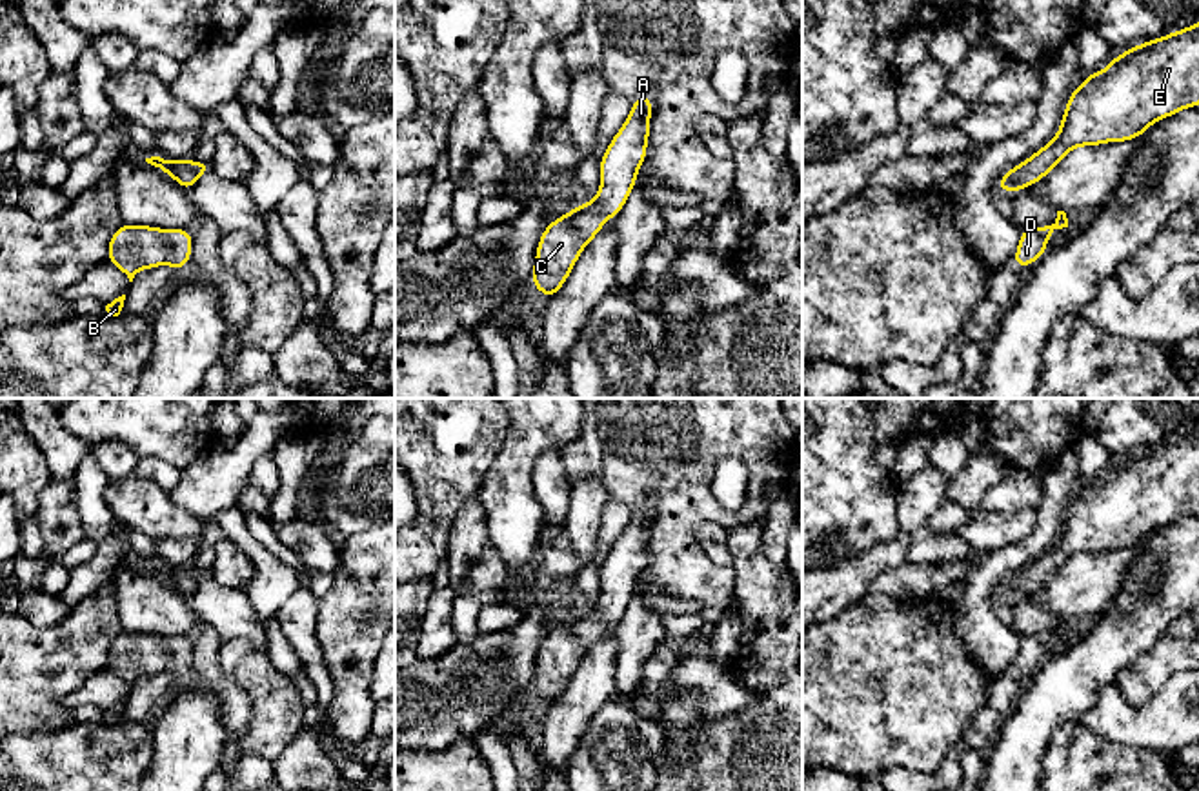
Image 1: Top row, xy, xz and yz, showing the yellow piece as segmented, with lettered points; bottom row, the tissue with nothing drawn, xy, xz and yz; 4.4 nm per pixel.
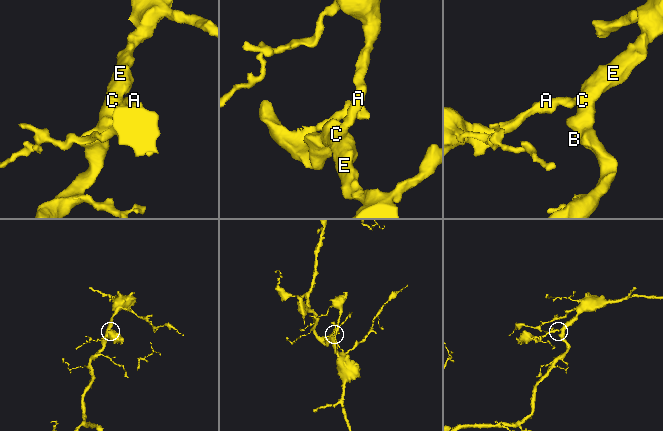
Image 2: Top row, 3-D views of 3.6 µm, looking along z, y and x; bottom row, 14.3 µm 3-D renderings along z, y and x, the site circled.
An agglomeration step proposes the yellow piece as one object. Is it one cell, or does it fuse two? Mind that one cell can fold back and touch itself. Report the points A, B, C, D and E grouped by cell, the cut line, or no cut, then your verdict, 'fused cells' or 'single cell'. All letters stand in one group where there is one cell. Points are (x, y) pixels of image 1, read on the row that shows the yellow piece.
A B C D E | no cut | single cell

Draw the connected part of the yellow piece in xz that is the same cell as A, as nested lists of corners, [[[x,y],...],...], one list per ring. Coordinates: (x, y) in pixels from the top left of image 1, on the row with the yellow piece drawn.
[[[651,96],[631,102],[631,113],[611,138],[599,162],[599,195],[584,205],[555,218],[540,235],[531,284],[551,298],[566,284],[582,249],[615,218],[637,184],[650,138]]]

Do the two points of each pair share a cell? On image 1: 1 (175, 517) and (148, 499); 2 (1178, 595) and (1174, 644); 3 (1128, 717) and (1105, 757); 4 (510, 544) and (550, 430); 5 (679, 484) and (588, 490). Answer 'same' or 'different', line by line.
1: same
2: different
3: different
4: same
5: different

